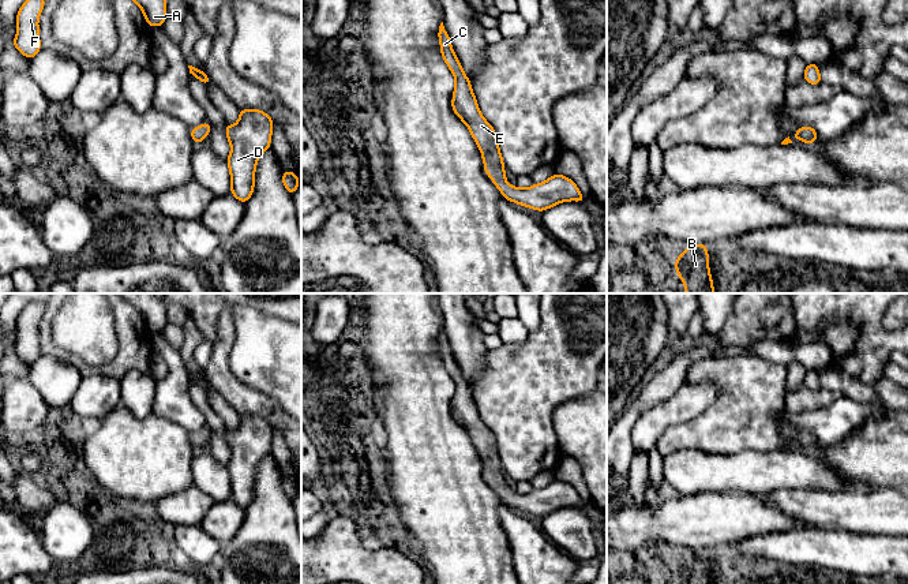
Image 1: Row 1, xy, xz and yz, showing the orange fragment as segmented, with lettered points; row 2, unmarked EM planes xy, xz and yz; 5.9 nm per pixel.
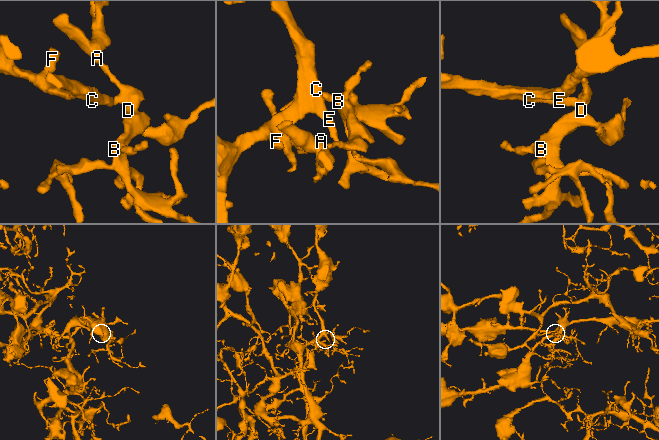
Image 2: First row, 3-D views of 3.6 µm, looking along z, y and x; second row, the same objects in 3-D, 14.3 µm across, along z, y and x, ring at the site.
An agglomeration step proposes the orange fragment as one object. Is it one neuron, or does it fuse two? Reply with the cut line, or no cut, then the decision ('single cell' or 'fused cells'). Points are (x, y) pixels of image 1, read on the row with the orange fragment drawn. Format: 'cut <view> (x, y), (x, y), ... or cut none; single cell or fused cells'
cut none; single cell

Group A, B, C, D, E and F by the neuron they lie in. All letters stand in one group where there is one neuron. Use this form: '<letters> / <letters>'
A B C D E F

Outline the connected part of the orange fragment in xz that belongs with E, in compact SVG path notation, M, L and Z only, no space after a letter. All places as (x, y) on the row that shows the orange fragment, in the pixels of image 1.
M443 22L439 26L438 37L440 42L440 53L455 78L451 108L454 113L466 124L473 139L480 147L484 161L484 172L500 190L502 196L510 202L519 203L539 211L544 211L566 201L578 201L585 203L585 198L577 184L571 179L556 173L554 173L544 183L533 184L529 188L517 188L507 184L504 164L496 141L496 132L483 117L479 109L469 78L465 75L459 60L453 50Z

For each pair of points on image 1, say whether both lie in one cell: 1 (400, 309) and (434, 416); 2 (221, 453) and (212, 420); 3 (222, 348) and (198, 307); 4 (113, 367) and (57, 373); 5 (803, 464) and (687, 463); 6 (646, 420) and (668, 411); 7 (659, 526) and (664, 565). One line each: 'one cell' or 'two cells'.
1: one cell
2: one cell
3: two cells
4: two cells
5: one cell
6: one cell
7: two cells

